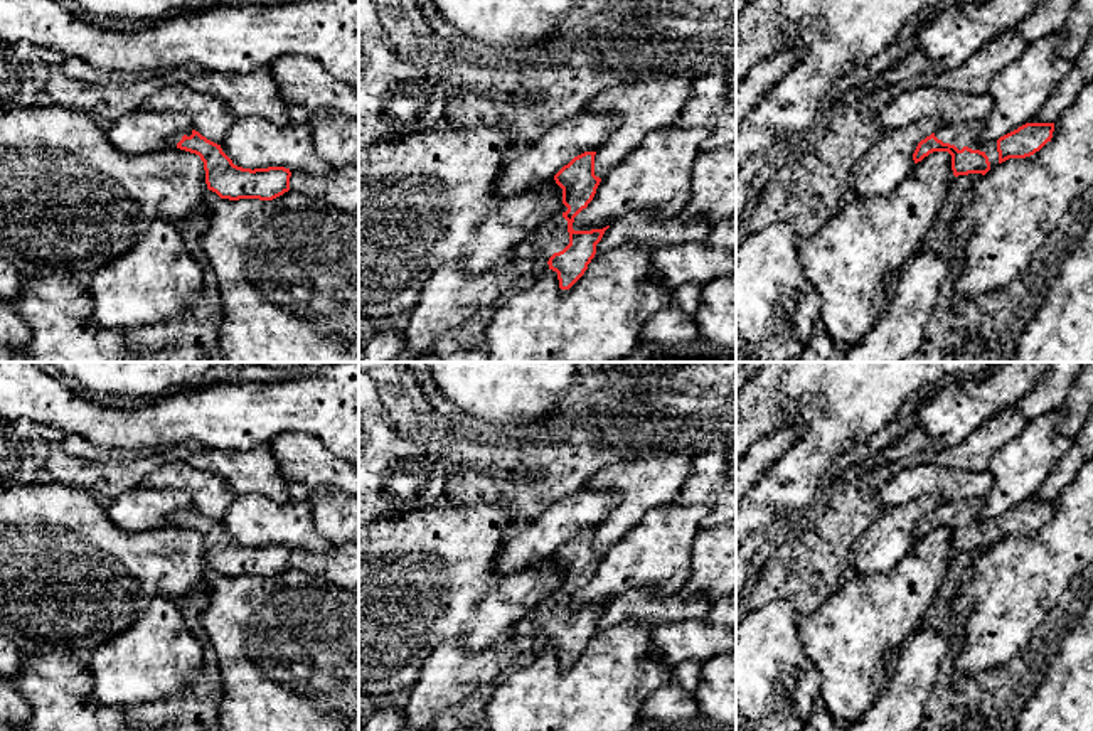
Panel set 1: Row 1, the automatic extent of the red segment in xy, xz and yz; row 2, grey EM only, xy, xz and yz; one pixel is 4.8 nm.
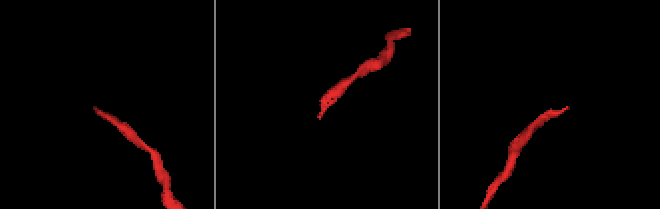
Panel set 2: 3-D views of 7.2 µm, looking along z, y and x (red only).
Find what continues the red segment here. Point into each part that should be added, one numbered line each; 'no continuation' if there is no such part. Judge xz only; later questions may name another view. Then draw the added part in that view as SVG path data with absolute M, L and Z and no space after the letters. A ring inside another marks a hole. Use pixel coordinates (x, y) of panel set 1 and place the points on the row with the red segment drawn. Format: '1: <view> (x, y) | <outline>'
1: xz (551, 236) | M561 202L557 211L546 219L510 253L510 259L519 263L532 259L537 269L549 269L549 258L569 244L568 221L562 214L568 207Z

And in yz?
1: yz (965, 135) | M984 120L972 121L960 126L940 126L935 136L943 143L955 145L958 150L968 147L972 150L980 150L989 157L990 168L999 165L997 140L982 143L978 135L982 131Z

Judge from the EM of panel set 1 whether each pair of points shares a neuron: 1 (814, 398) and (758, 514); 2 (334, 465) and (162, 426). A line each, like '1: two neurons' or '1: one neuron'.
1: one neuron
2: two neurons

